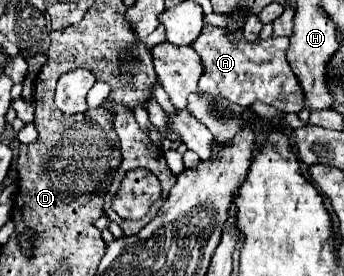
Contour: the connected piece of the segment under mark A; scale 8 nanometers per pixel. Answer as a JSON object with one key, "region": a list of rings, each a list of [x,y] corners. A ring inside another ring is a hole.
{"region":[[[206,24],[192,48],[198,52],[204,64],[204,74],[198,84],[202,92],[218,94],[220,98],[228,98],[240,106],[252,106],[256,100],[260,100],[280,112],[300,112],[306,108],[306,96],[302,92],[300,80],[286,60],[288,38],[270,36],[266,40],[248,42],[242,28],[232,32]]]}

